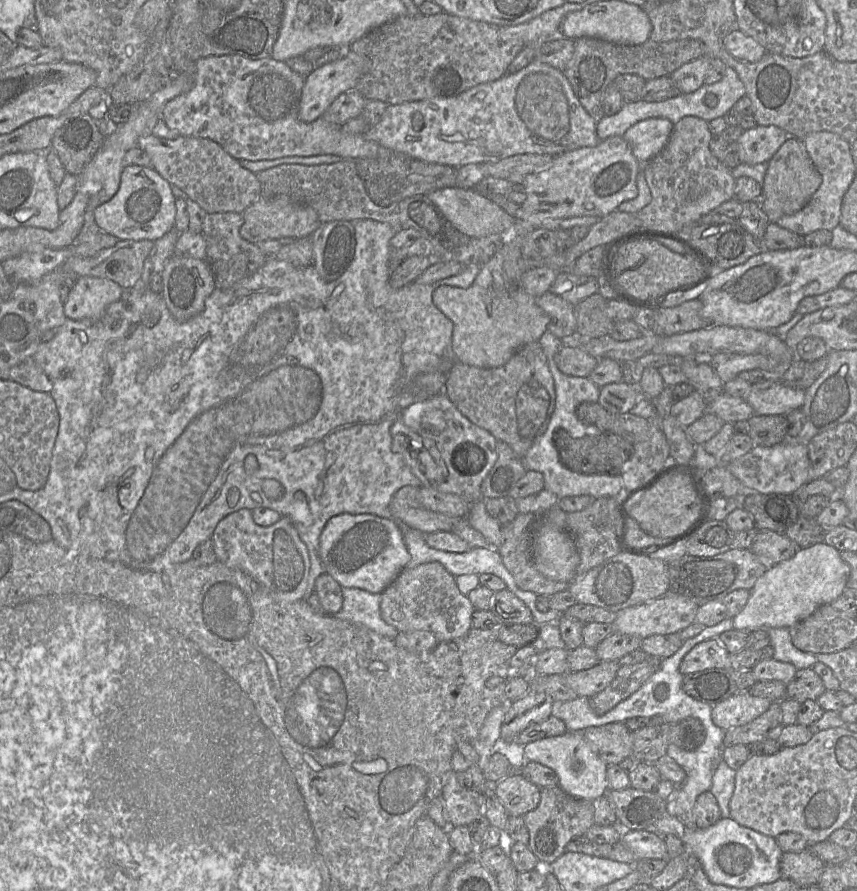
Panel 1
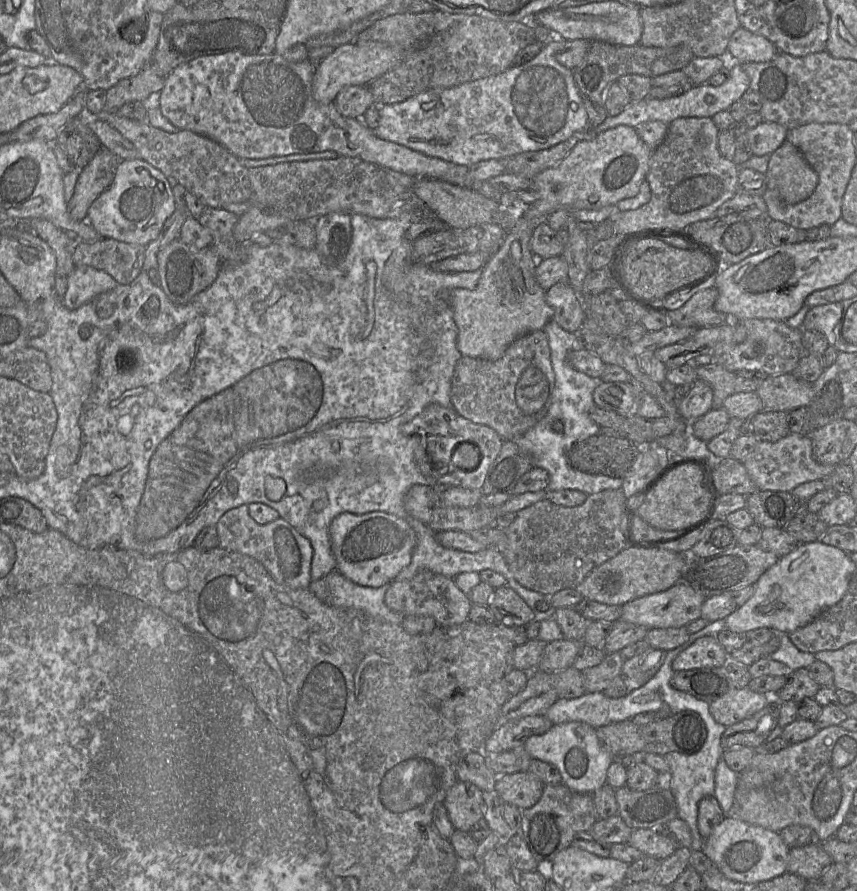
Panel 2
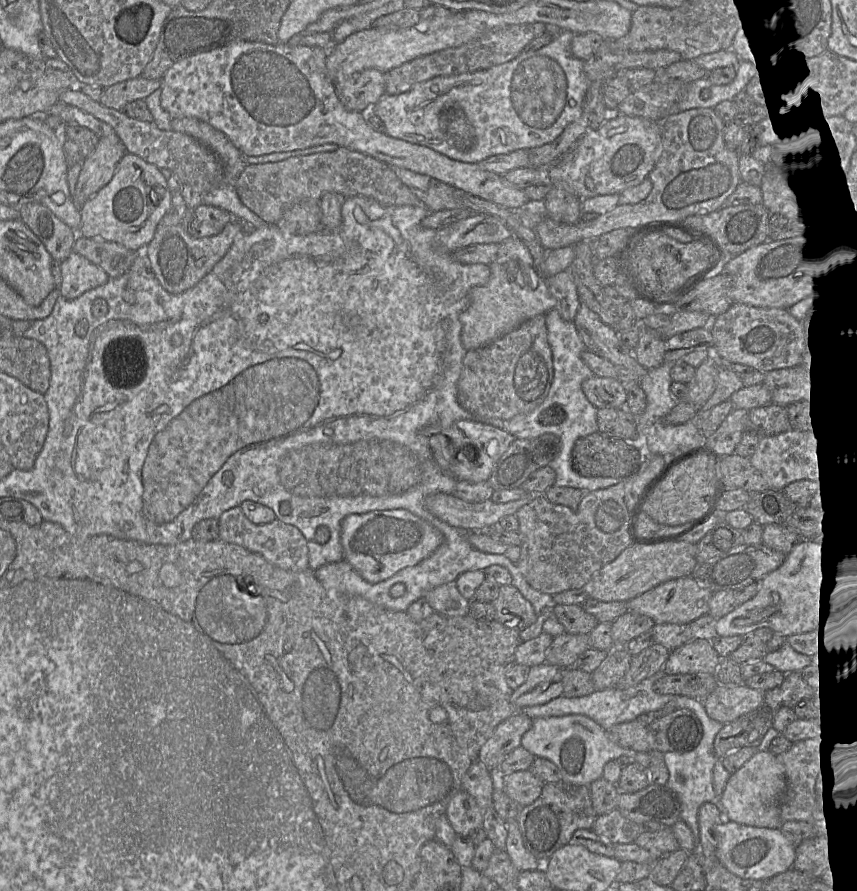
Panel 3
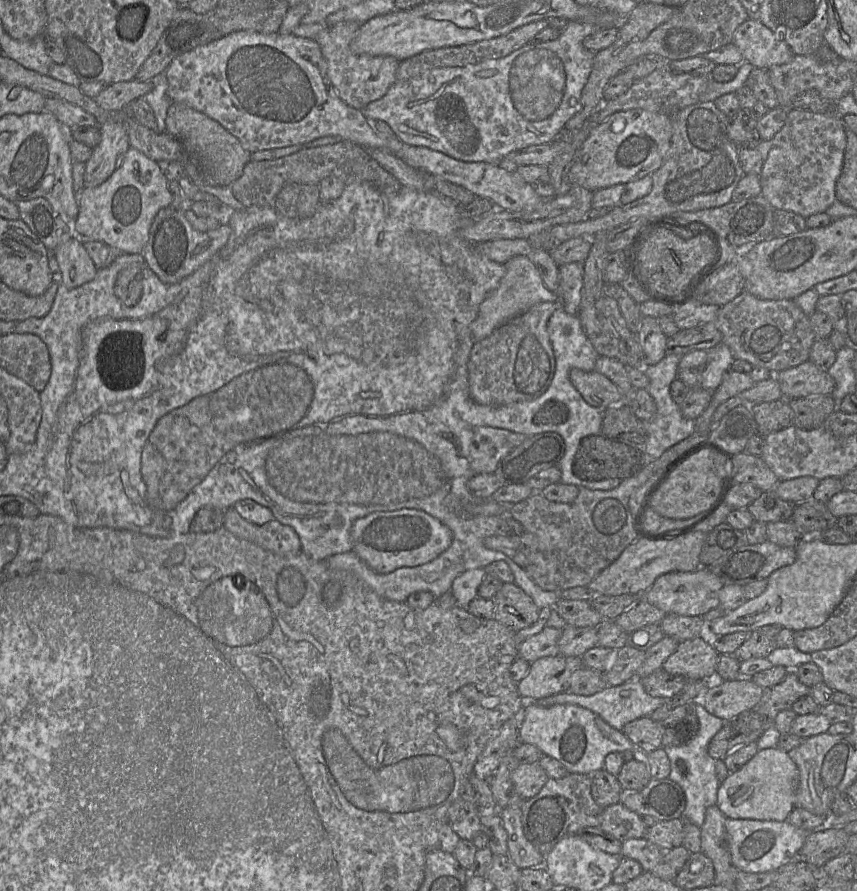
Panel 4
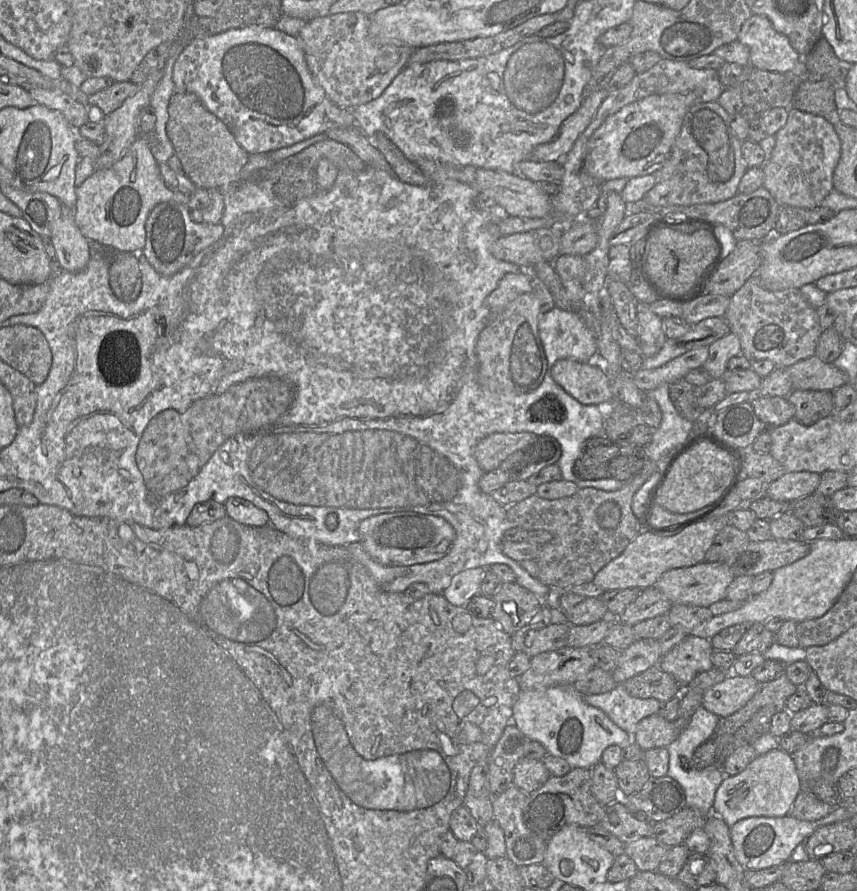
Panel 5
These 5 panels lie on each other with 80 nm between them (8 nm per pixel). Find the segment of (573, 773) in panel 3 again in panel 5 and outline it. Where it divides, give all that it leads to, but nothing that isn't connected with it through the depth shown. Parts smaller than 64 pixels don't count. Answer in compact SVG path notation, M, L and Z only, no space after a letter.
M573 685L522 689L514 705L511 723L530 740L540 742L547 749L548 755L563 758L572 768L592 769L601 762L607 747L618 745L624 749L633 741L631 734L618 727L602 710L589 705Z

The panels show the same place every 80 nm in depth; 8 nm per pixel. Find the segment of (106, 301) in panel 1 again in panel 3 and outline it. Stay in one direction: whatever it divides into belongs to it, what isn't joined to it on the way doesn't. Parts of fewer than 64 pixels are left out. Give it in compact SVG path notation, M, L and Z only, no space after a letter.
M74 251L60 263L60 268L60 295L70 300L104 285L110 278L101 268Z

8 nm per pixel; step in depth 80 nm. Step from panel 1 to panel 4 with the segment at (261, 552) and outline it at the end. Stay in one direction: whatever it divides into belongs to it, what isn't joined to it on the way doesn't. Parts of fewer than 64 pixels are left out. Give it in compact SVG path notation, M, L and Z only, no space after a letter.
M230 507L225 510L223 526L236 537L248 540L278 555L302 552L301 542L295 530L275 519L257 525L245 520L234 507Z

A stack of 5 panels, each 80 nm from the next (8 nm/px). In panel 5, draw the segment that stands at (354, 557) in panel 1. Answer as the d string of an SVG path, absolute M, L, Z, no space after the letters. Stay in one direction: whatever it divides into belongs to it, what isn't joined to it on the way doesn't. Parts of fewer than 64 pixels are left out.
M415 511L388 512L359 524L361 543L375 561L386 566L410 566L439 560L452 548L456 531L444 518Z

